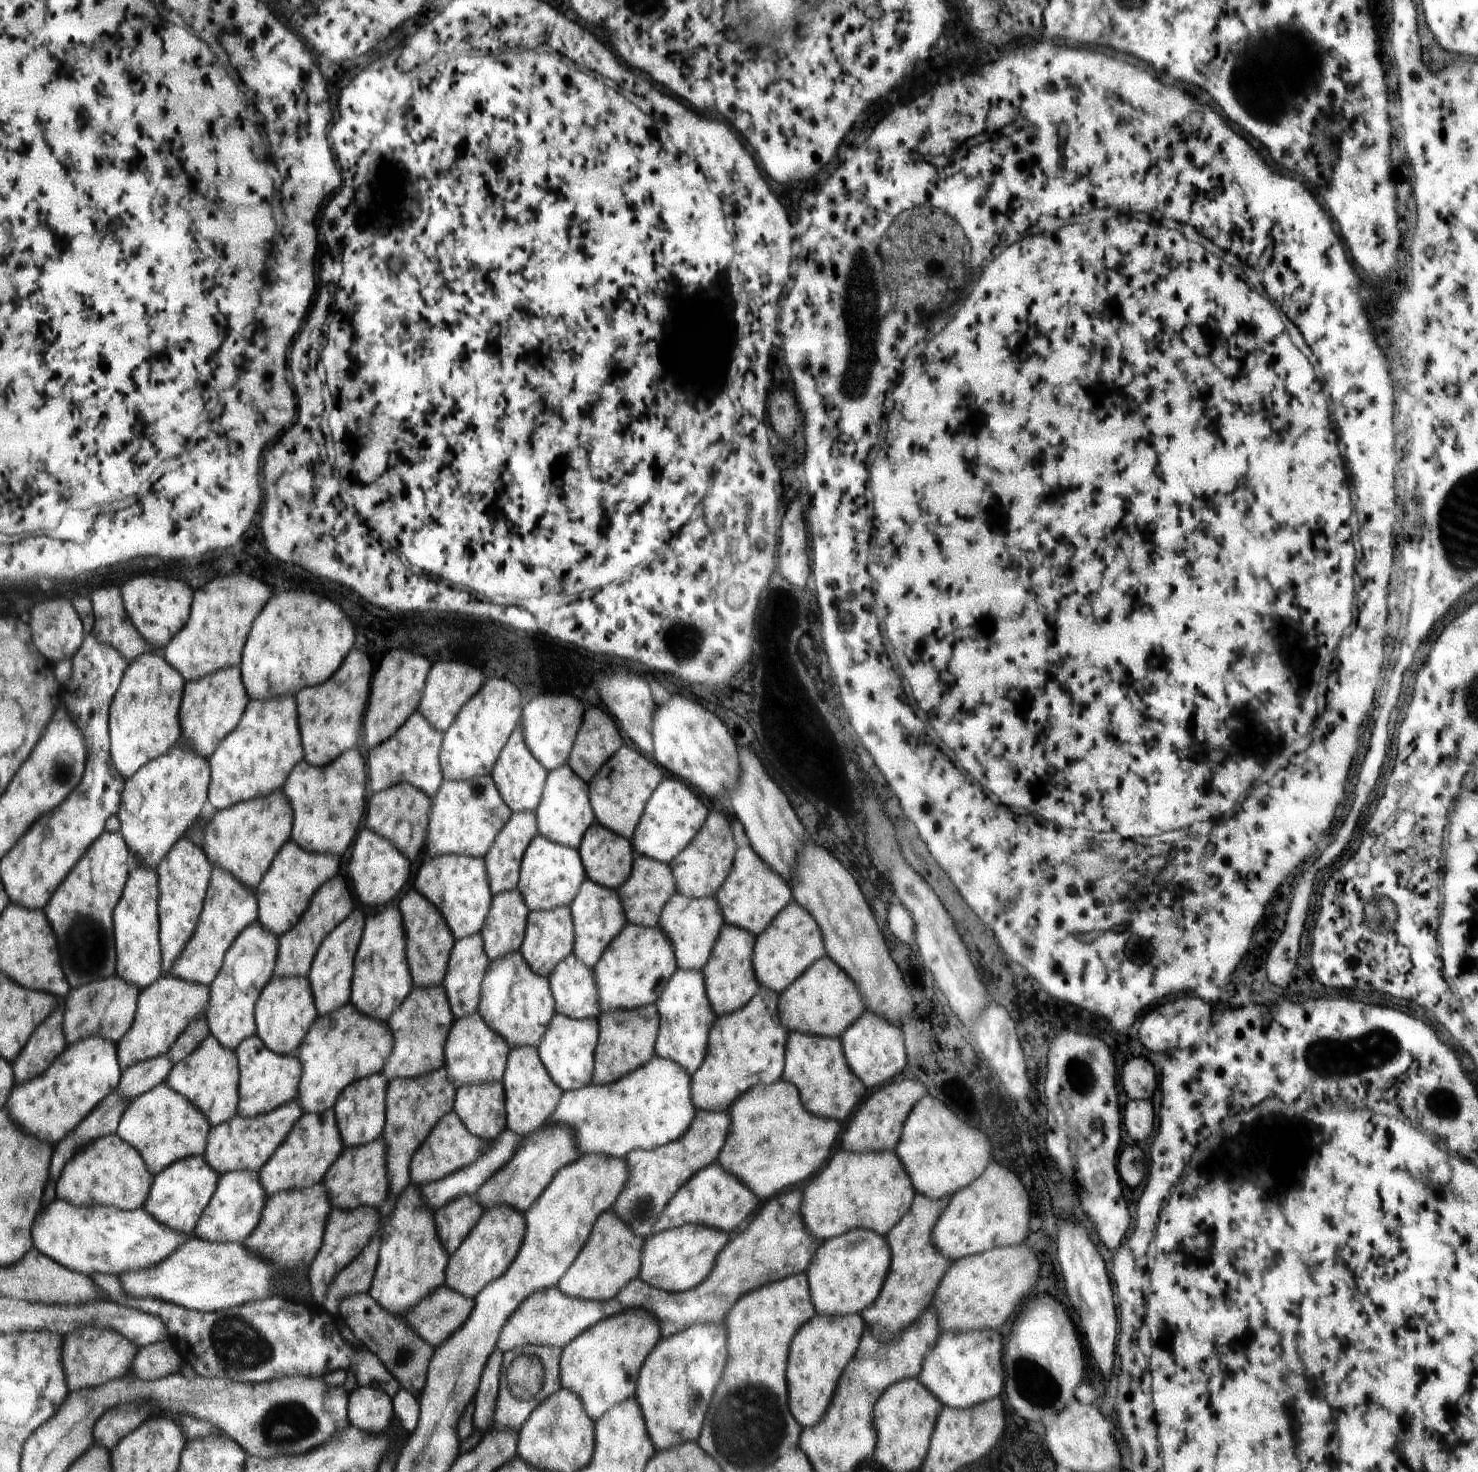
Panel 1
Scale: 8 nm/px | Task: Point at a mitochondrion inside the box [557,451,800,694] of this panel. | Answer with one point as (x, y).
(699, 638)

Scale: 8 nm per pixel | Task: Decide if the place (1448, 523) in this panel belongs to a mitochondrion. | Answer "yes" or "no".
yes

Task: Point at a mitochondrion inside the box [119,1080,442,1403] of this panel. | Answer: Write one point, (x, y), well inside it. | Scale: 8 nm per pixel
(241, 1347)

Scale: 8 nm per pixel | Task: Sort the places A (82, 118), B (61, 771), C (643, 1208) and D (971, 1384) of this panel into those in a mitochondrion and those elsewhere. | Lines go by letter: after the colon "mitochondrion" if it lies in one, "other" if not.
A: other
B: mitochondrion
C: mitochondrion
D: other

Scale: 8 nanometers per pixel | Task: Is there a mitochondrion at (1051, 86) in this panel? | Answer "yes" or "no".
no

